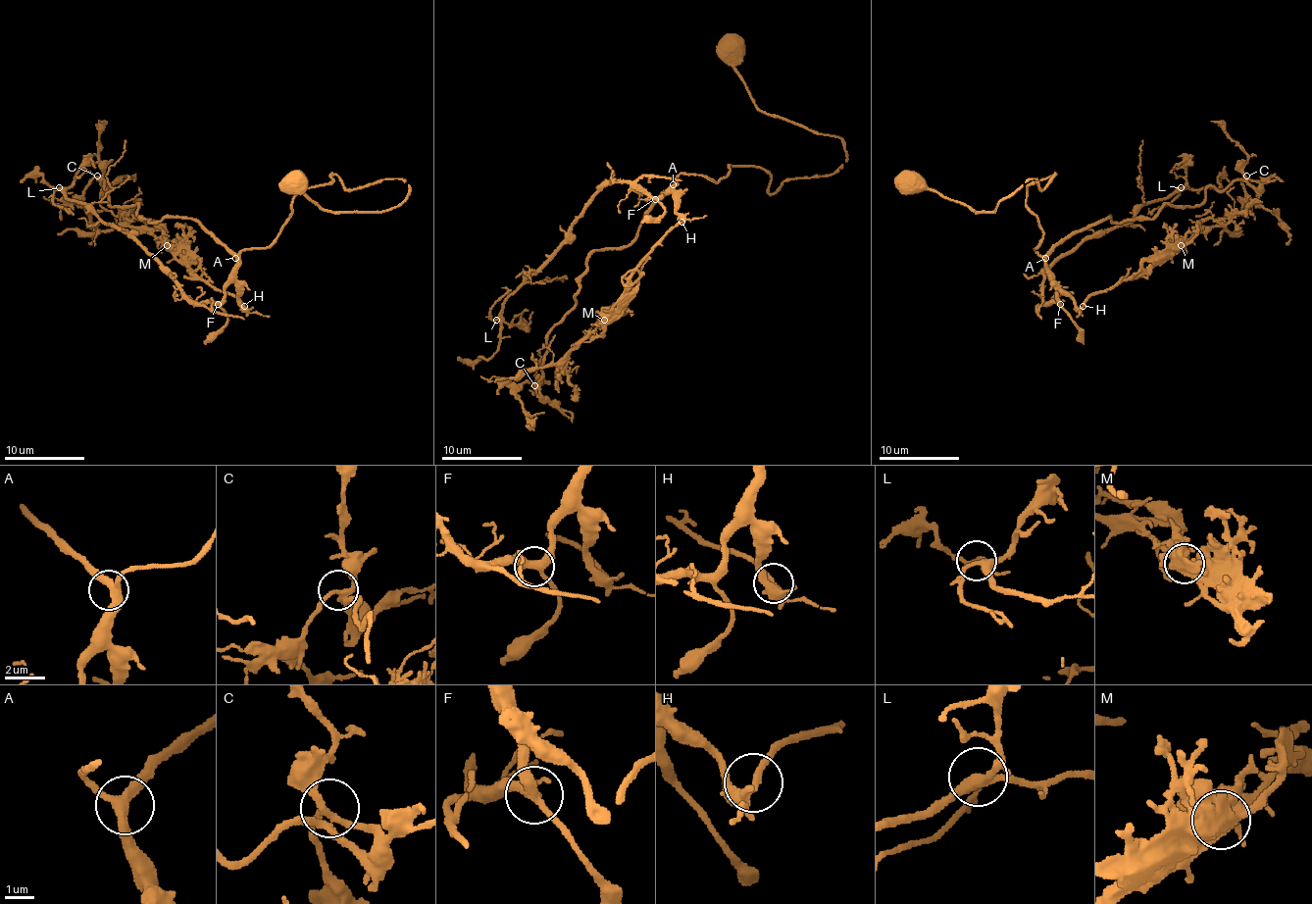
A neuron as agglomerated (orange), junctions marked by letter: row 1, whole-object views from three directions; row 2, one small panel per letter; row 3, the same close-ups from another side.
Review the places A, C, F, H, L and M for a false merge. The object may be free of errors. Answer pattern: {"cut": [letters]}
{"cut": ["M"]}

